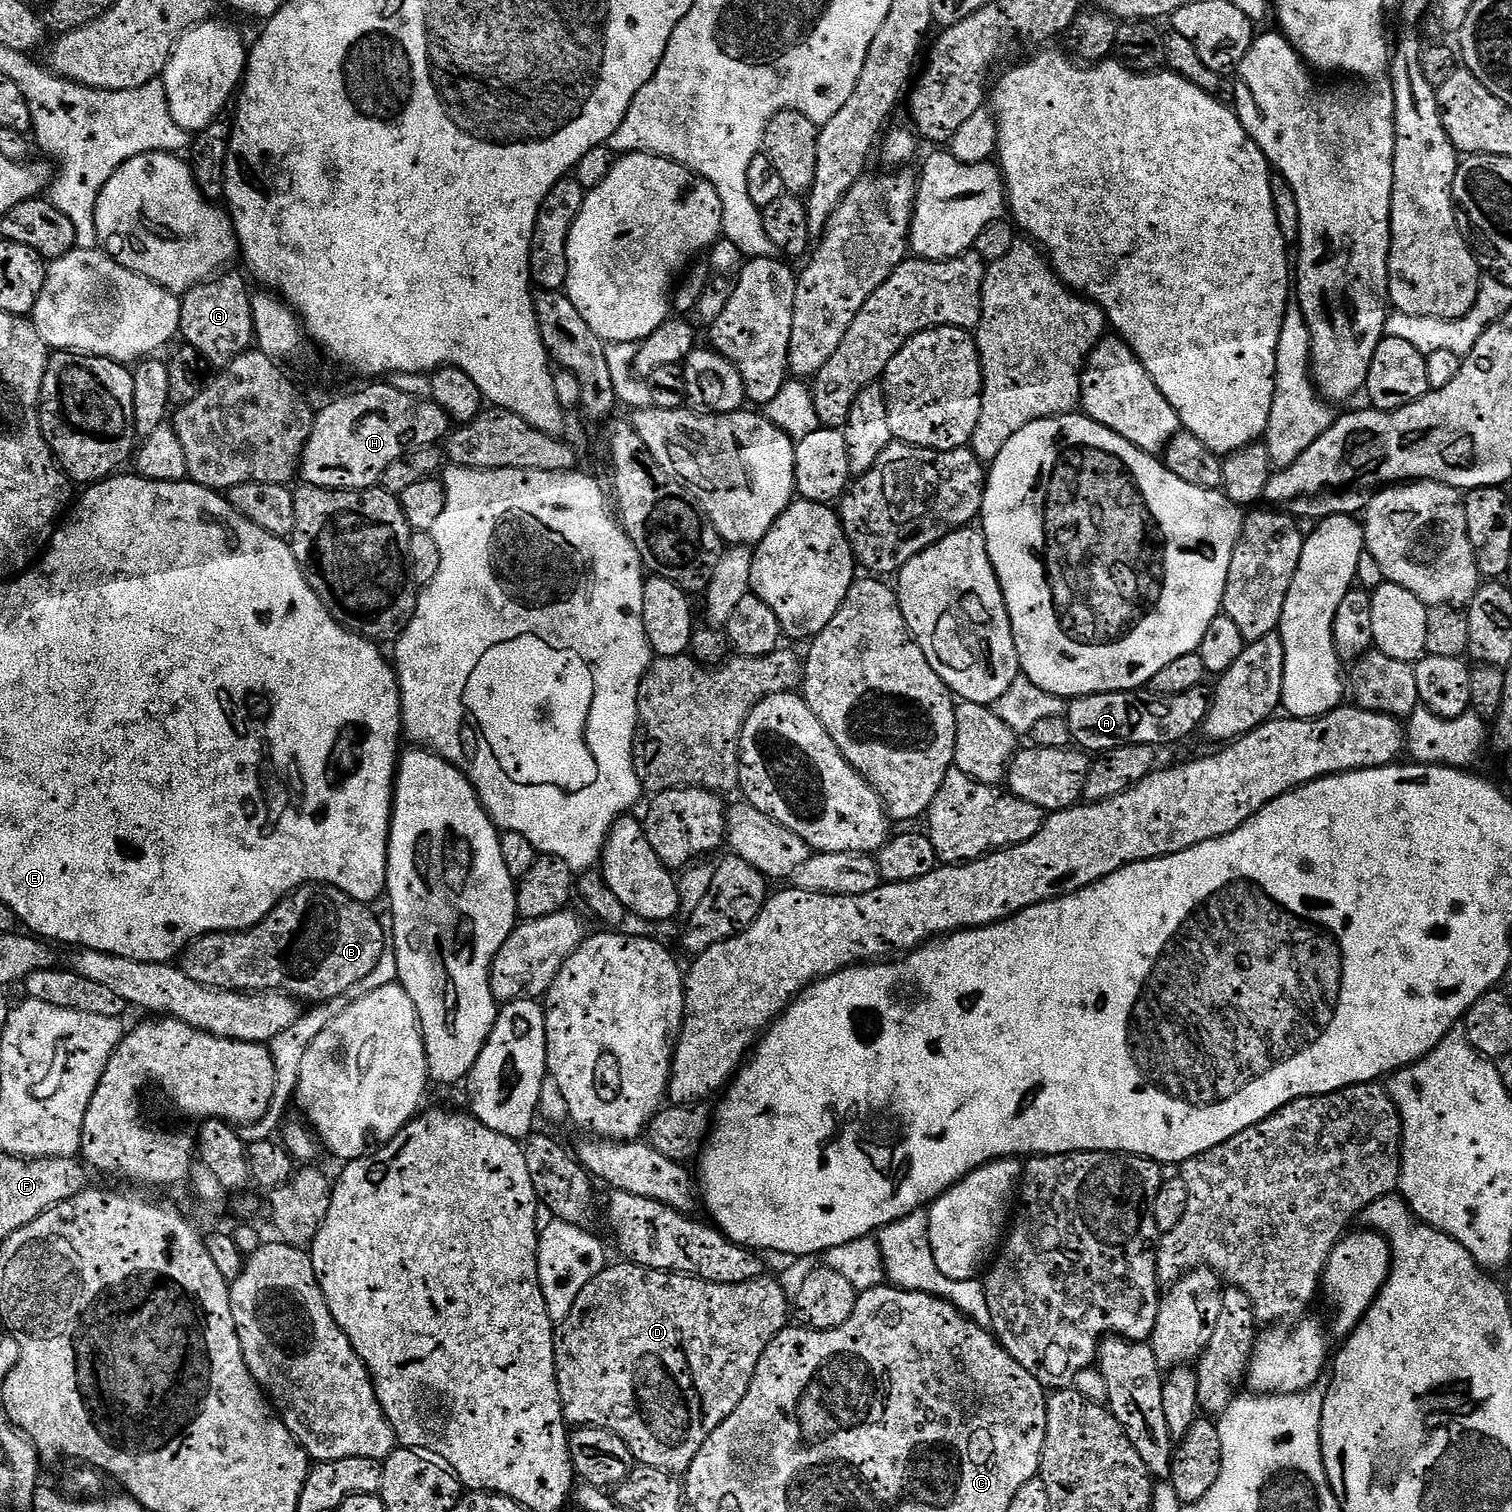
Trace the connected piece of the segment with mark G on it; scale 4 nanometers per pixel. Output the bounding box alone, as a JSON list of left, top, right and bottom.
[179,276,253,370]

